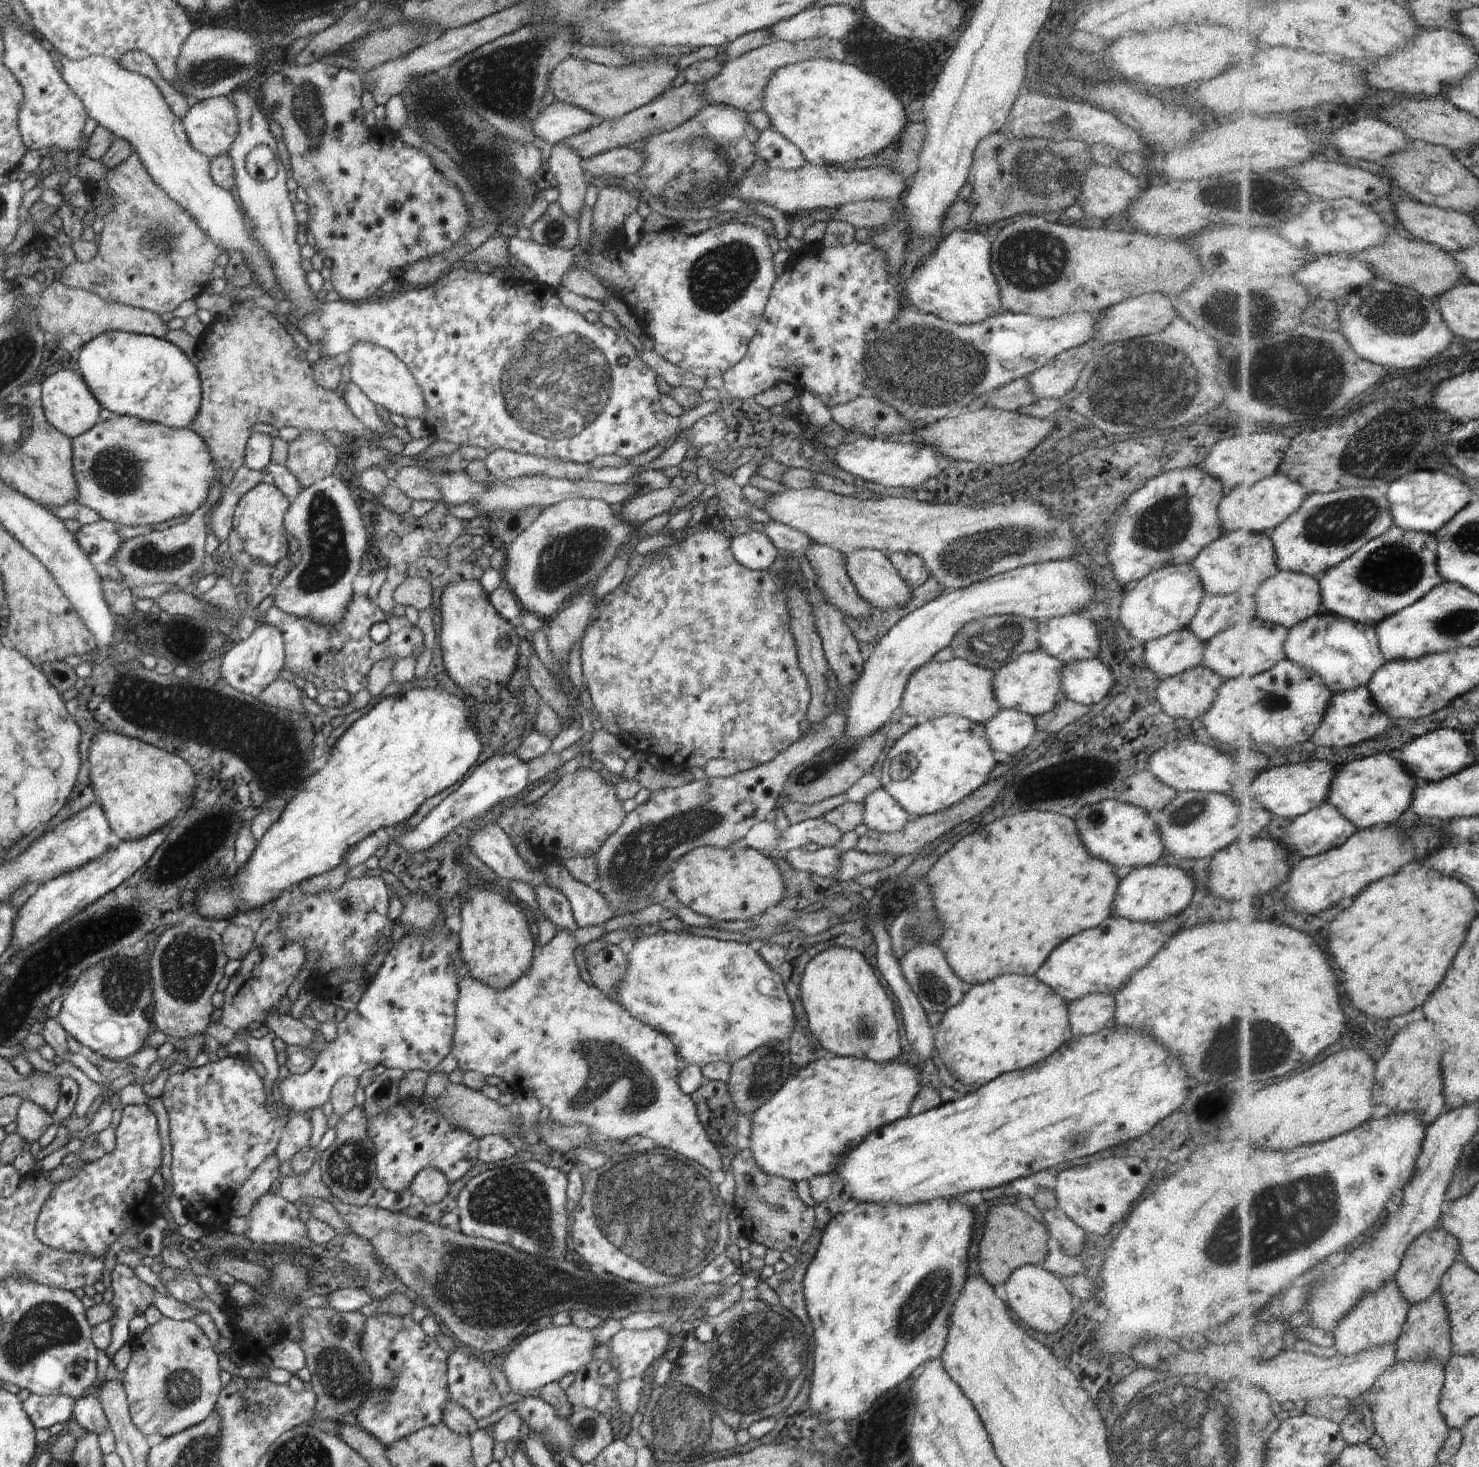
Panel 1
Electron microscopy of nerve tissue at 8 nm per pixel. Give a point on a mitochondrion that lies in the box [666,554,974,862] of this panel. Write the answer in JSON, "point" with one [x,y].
{"point":[837,757]}

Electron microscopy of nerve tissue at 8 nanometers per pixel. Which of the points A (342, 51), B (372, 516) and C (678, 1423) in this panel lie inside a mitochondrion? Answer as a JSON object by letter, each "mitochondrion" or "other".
{"A":"other","B":"other","C":"mitochondrion"}

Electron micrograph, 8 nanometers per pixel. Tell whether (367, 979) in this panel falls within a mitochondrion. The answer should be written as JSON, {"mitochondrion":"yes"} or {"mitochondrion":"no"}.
{"mitochondrion":"no"}

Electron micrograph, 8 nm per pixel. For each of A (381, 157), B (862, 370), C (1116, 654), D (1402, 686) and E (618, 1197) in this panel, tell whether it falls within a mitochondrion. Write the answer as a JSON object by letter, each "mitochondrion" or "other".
{"A":"other","B":"mitochondrion","C":"other","D":"other","E":"mitochondrion"}

